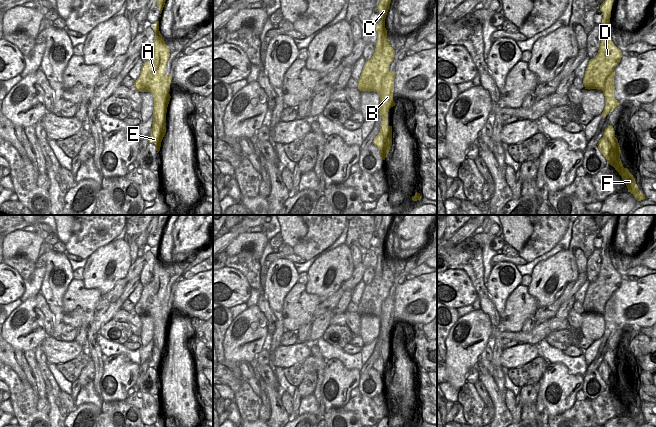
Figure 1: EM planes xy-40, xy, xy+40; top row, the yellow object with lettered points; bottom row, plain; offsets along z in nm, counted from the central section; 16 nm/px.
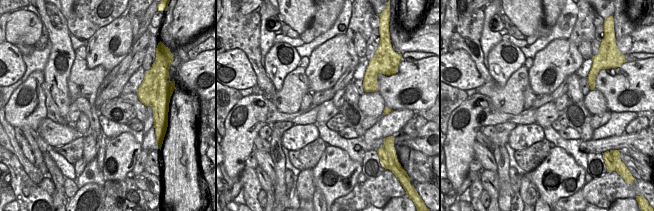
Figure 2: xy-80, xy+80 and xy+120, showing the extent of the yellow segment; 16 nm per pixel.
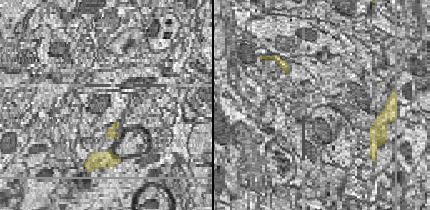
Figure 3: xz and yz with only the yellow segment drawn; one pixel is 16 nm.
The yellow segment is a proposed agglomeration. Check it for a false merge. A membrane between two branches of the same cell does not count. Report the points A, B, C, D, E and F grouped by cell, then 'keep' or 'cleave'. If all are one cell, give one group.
groups A B C D F / E; cleave

